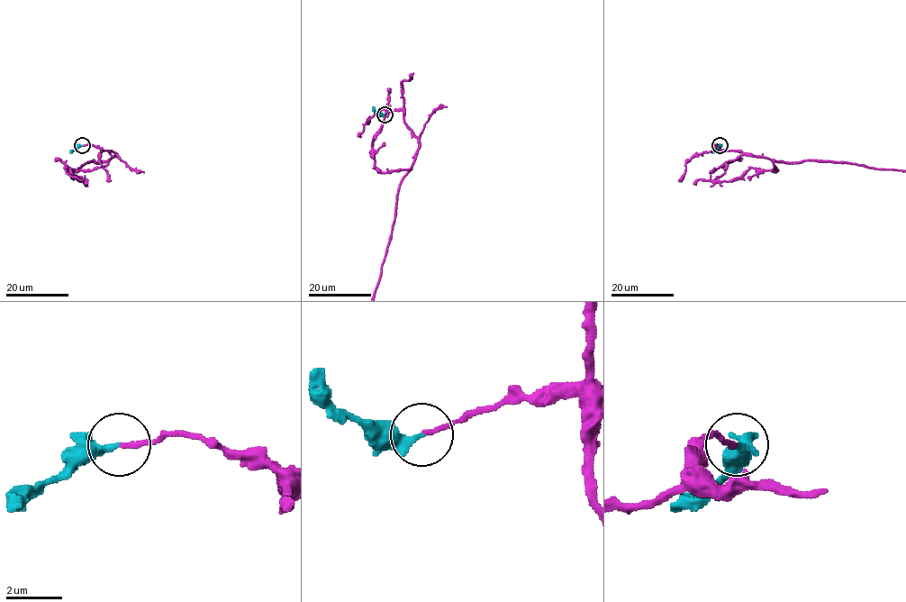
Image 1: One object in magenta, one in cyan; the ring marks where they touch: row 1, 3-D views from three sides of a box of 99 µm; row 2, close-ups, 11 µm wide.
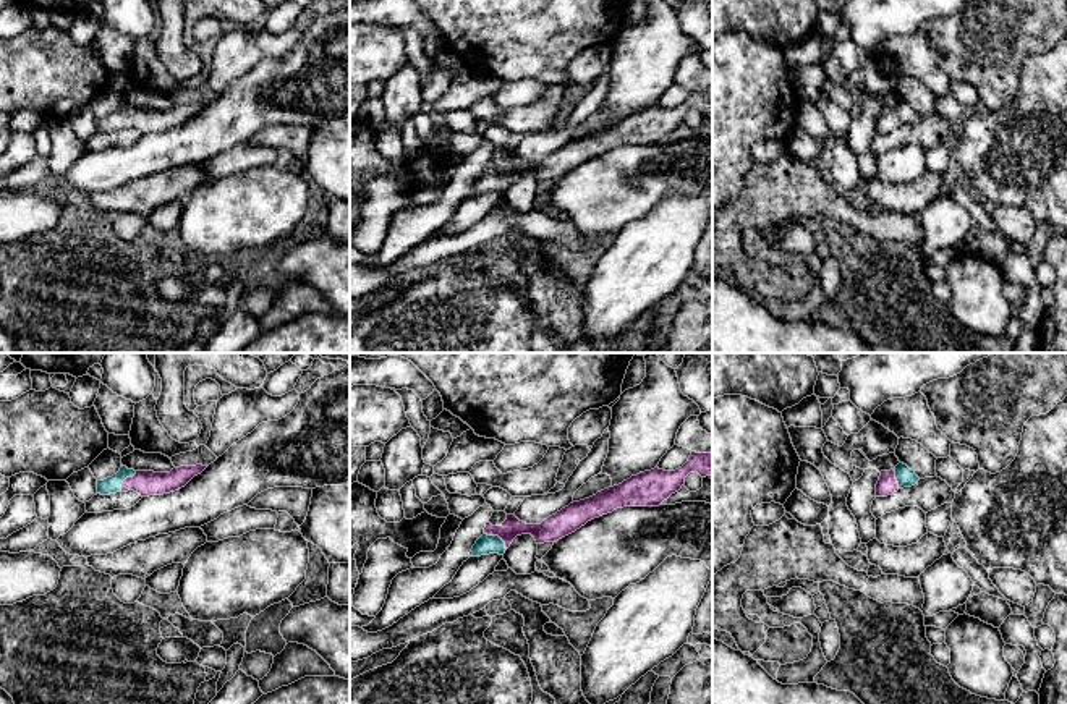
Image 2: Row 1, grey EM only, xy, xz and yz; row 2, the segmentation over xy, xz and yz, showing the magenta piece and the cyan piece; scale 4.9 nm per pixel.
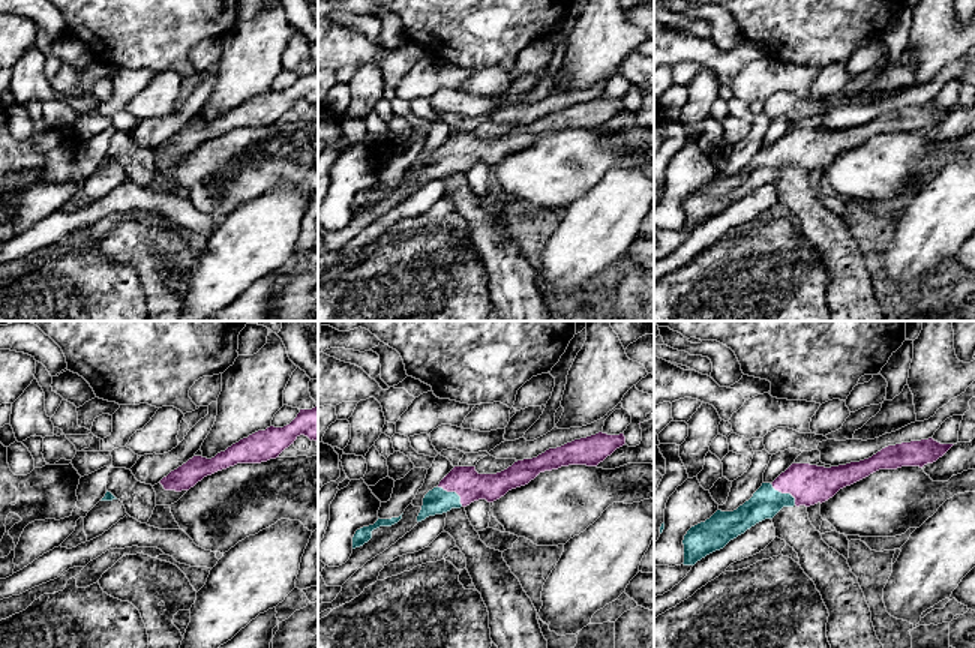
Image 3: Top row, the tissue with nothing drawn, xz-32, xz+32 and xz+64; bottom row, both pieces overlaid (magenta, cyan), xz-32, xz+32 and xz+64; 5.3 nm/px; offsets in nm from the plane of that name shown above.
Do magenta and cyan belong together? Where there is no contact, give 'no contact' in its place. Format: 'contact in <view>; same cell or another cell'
contact in xz; same cell

